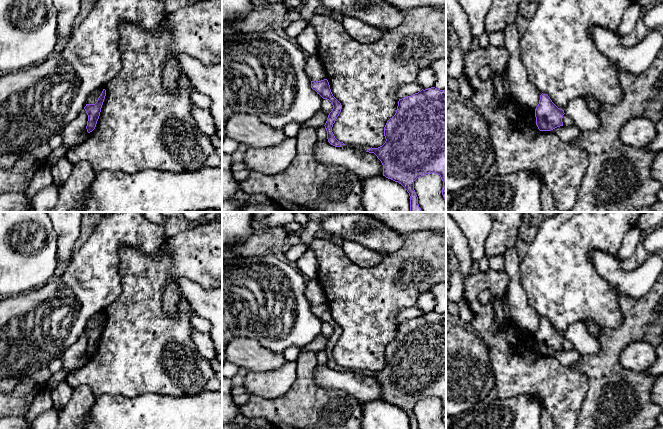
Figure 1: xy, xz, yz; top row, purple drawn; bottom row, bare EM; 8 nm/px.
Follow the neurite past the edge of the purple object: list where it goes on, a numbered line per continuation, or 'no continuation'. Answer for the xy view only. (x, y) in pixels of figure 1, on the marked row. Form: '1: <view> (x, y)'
no continuation

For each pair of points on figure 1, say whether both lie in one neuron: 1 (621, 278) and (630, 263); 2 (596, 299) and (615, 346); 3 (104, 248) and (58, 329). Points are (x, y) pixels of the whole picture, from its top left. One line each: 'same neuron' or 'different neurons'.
1: different neurons
2: different neurons
3: same neuron

